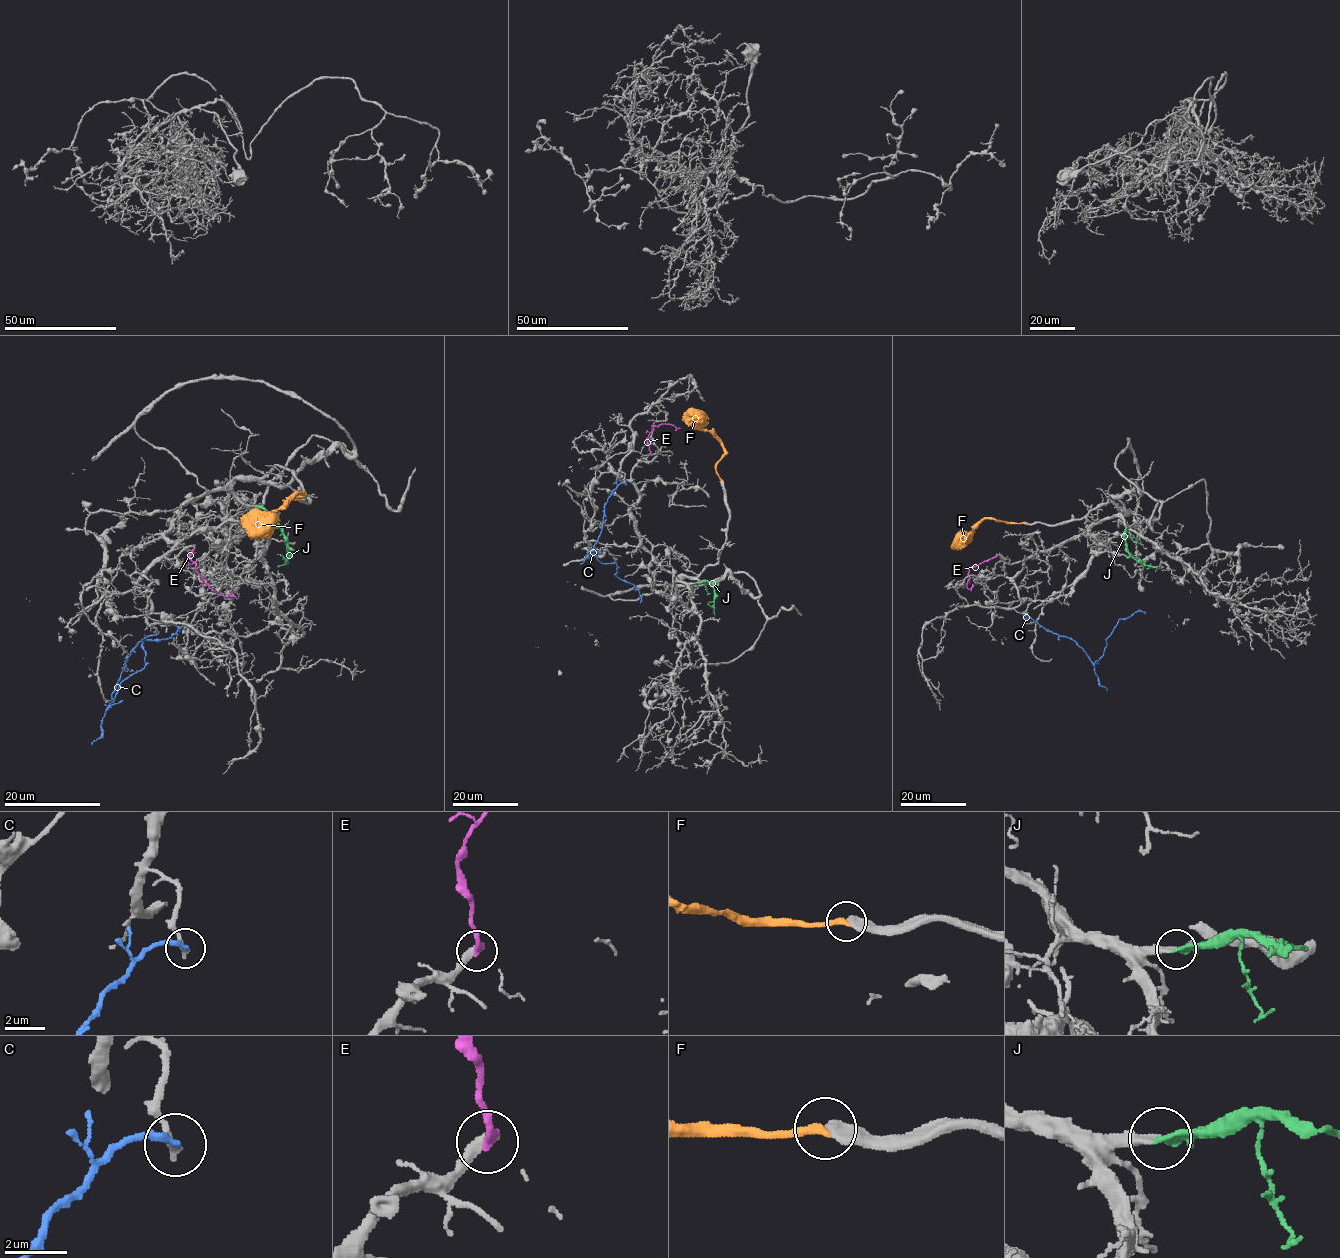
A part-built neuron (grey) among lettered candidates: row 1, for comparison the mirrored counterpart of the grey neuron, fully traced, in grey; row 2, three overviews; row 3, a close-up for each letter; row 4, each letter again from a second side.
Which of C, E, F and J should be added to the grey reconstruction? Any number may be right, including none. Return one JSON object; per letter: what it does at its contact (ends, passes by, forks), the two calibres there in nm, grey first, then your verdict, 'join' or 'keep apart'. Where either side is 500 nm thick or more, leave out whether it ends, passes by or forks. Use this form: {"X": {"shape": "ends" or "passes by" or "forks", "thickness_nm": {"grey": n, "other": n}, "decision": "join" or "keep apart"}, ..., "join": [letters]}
{"C": {"shape": "ends", "thickness_nm": {"grey": 280, "other": 240}, "decision": "keep apart"}, "E": {"shape": "ends", "thickness_nm": {"grey": 360, "other": 280}, "decision": "keep apart"}, "F": {"thickness_nm": {"grey": 550, "other": 260}, "decision": "keep apart"}, "J": {"shape": "ends", "thickness_nm": {"grey": 320, "other": 340}, "decision": "join"}, "join": ["J"]}

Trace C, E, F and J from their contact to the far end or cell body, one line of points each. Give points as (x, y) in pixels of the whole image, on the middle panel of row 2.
C: (625, 484), (621, 483), (605, 504), (593, 552), (602, 563), (616, 565), (615, 574), (632, 584), (640, 602)
E: (650, 454), (647, 440), (651, 426), (667, 424), (676, 427), (675, 430)
F: (722, 480), (716, 463), (724, 452), (723, 446), (703, 428), (690, 408)
J: (694, 583), (706, 581), (713, 586), (714, 614)

